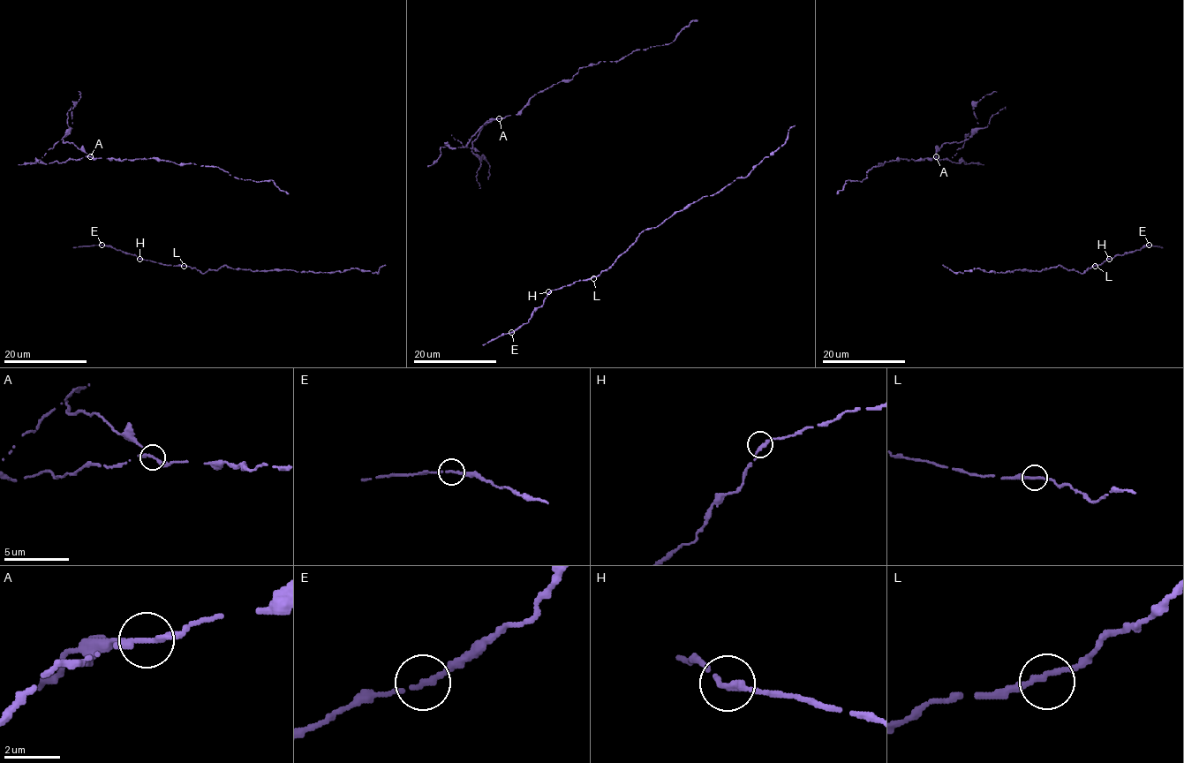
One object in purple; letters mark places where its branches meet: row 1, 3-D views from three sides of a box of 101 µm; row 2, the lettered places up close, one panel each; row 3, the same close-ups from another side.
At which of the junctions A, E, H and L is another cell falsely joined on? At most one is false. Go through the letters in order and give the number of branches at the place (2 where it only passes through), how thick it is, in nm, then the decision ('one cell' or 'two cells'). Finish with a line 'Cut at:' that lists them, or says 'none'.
A: 2 | 240 nm | two cells
E: 2 | 220 nm | one cell
H: 2 | 260 nm | one cell
L: 2 | 240 nm | one cell
Cut at: A

